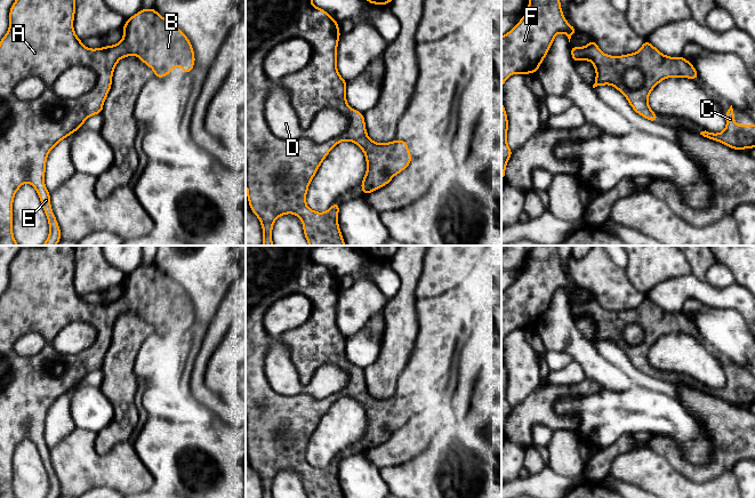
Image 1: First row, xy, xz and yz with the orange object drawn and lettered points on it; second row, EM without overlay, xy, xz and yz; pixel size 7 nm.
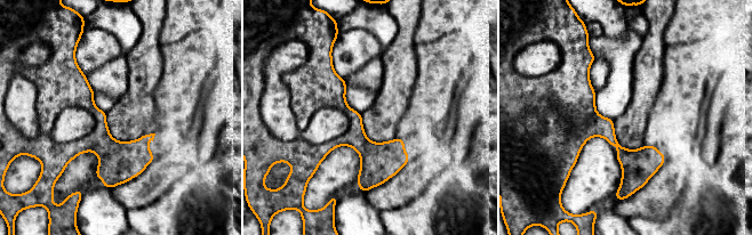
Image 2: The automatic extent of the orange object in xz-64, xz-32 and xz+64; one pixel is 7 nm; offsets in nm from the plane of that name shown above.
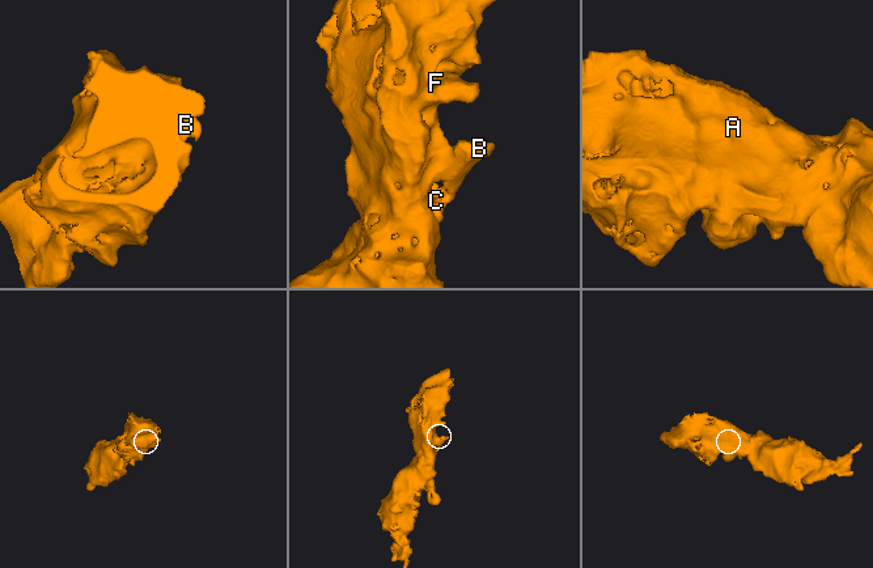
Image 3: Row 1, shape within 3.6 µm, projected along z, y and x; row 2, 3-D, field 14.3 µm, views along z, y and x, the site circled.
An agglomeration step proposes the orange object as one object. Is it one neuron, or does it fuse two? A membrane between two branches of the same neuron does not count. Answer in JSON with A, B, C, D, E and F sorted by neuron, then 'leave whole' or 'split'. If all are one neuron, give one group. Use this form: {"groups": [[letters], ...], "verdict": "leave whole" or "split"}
{"groups": [["A", "B", "C", "E", "F"], ["D"]], "verdict": "split"}

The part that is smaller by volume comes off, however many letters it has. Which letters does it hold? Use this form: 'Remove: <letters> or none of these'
Remove: D

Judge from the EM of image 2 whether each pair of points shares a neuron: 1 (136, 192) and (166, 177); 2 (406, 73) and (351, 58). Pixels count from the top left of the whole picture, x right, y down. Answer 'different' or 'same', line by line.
1: same
2: different

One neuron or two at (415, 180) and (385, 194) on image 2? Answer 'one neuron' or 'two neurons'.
one neuron

